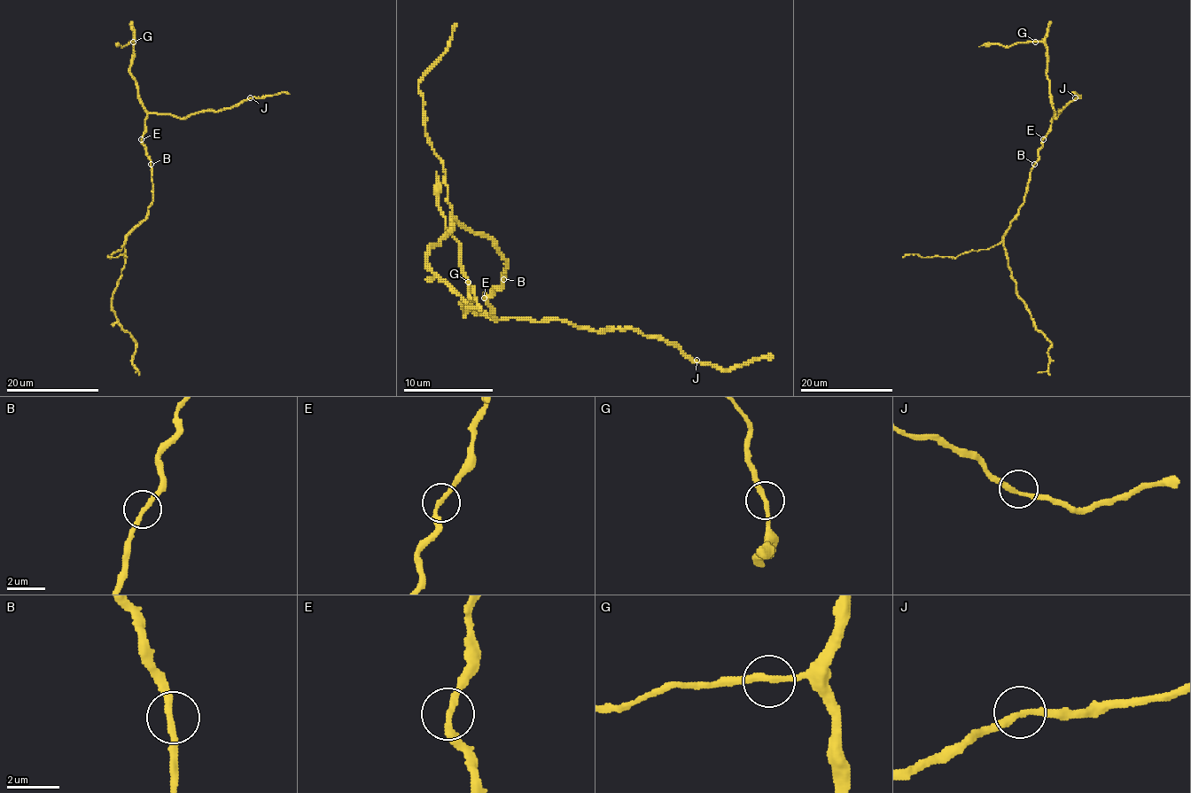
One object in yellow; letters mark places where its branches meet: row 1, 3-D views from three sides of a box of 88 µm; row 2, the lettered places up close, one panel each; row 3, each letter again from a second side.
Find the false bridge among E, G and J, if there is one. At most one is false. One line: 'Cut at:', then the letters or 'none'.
Cut at: none

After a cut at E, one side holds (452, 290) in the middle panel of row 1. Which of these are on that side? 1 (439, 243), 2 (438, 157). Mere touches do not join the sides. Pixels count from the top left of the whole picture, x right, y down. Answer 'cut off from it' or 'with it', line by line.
1: with it
2: with it

